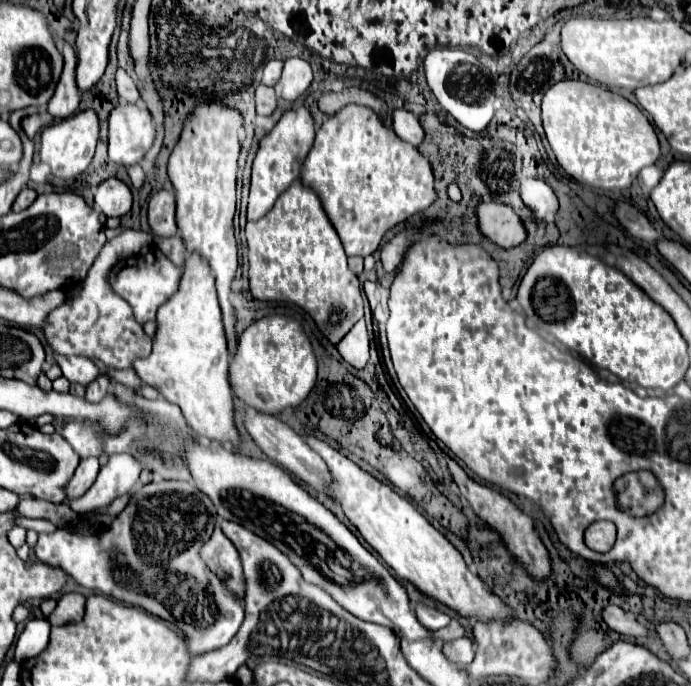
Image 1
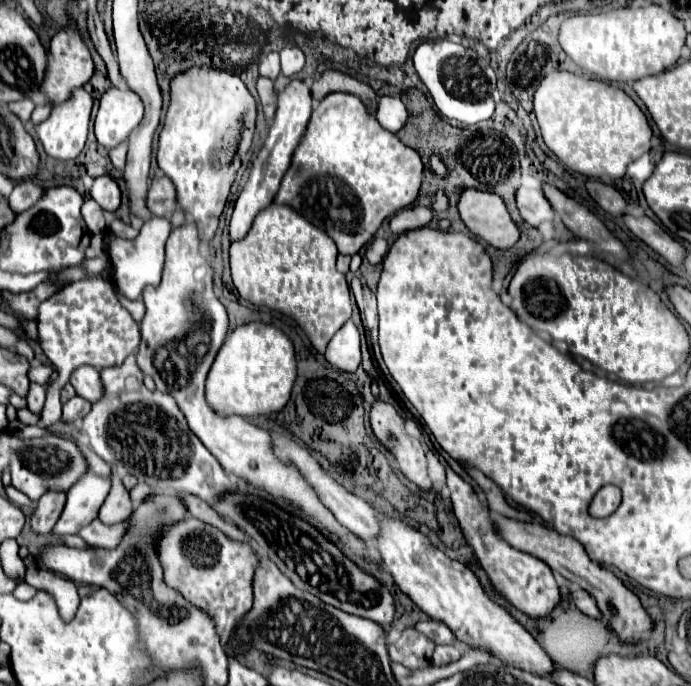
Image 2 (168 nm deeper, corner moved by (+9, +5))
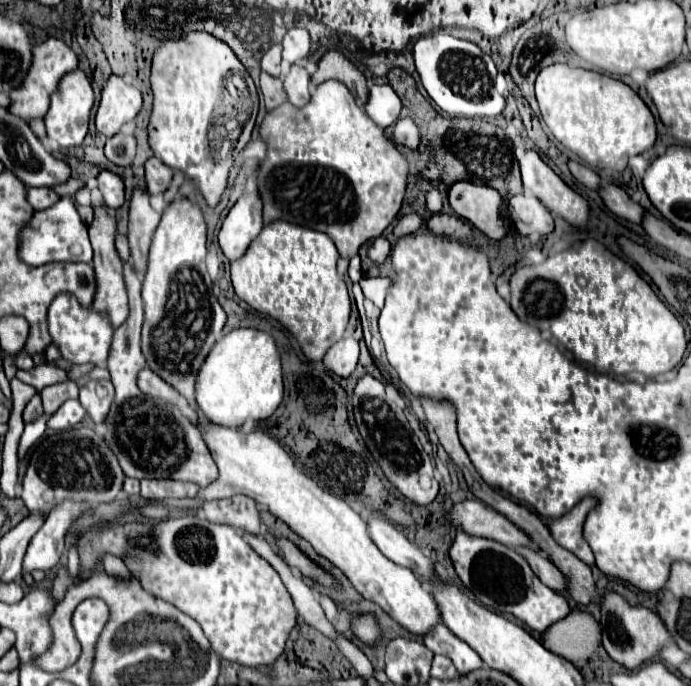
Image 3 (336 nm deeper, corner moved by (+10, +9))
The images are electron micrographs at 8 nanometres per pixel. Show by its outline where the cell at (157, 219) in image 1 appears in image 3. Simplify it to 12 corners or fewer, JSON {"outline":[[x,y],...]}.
{"outline":[[158,158],[146,162],[150,196],[164,194],[174,172]]}

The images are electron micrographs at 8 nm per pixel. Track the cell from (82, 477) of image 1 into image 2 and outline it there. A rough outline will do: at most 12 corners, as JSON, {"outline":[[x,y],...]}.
{"outline":[[47,492],[33,510],[31,532],[49,534],[65,504],[63,492]]}

